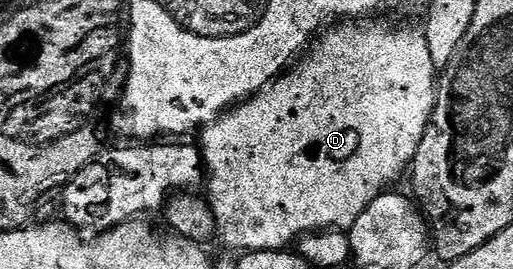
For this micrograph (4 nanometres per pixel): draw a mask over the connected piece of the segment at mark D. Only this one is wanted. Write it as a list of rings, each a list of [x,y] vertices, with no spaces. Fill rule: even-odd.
[[[344,22],[344,23],[341,23],[341,24],[340,24],[340,25],[339,25],[339,26],[336,26],[336,27],[340,27],[340,26],[341,26],[341,28],[336,28],[336,27],[333,27],[333,28],[332,28],[332,29],[331,29],[331,30],[328,30],[328,31],[332,31],[332,30],[333,30],[333,32],[328,32],[328,31],[325,31],[325,32],[324,32],[324,33],[323,33],[323,35],[321,35],[321,36],[320,36],[320,37],[319,37],[319,39],[317,39],[317,40],[316,40],[316,41],[315,41],[315,43],[313,43],[313,44],[312,44],[312,45],[311,45],[311,48],[310,48],[310,51],[309,51],[309,52],[308,52],[308,53],[307,53],[307,55],[305,55],[305,56],[304,56],[304,57],[303,57],[303,59],[301,59],[301,60],[300,60],[300,61],[299,61],[299,63],[297,63],[297,64],[296,64],[296,65],[295,65],[295,66],[293,66],[293,67],[291,67],[291,68],[289,68],[289,69],[287,69],[287,71],[285,71],[285,72],[284,72],[284,73],[283,73],[283,74],[281,74],[281,75],[279,75],[279,76],[277,76],[277,77],[276,77],[276,79],[275,79],[275,80],[273,80],[273,81],[272,81],[272,83],[271,83],[271,84],[269,84],[269,85],[268,85],[268,87],[266,87],[266,88],[264,88],[264,89],[263,89],[263,90],[262,90],[262,91],[260,91],[260,92],[258,92],[258,93],[256,93],[256,95],[254,95],[254,96],[249,96],[249,97],[248,97],[248,99],[247,99],[247,100],[245,100],[245,101],[243,101],[243,102],[241,102],[241,103],[239,103],[239,104],[237,104],[237,105],[236,105],[236,107],[235,107],[235,108],[233,108],[233,109],[231,109],[231,110],[229,110],[229,111],[227,111],[227,112],[225,112],[225,113],[223,113],[223,114],[221,114],[221,115],[220,115],[220,117],[219,117],[219,118],[217,118],[217,119],[216,119],[216,121],[215,121],[215,122],[214,122],[214,123],[212,123],[212,124],[209,124],[209,125],[208,125],[208,127],[207,127],[207,128],[205,128],[205,129],[203,129],[203,131],[201,131],[201,132],[200,132],[200,133],[199,133],[199,136],[200,136],[200,140],[199,140],[199,139],[198,139],[198,147],[199,147],[199,150],[200,150],[200,154],[201,154],[201,156],[203,156],[203,157],[204,157],[204,167],[205,167],[205,169],[206,169],[206,180],[207,180],[207,184],[206,184],[206,188],[209,188],[209,190],[210,190],[210,191],[212,191],[212,196],[211,196],[211,195],[210,195],[210,203],[211,203],[211,206],[212,206],[212,212],[213,212],[213,214],[215,214],[215,216],[216,216],[216,223],[217,223],[217,225],[218,225],[218,228],[219,228],[219,231],[220,231],[220,232],[221,232],[221,233],[223,233],[223,232],[228,232],[228,244],[229,244],[229,246],[230,246],[230,247],[232,247],[232,248],[240,248],[240,247],[241,247],[241,248],[240,248],[240,249],[244,249],[244,250],[259,250],[259,249],[262,249],[262,248],[265,248],[265,249],[266,249],[266,250],[284,250],[284,249],[287,249],[287,248],[288,248],[288,247],[289,247],[289,246],[292,246],[292,245],[295,245],[295,244],[296,244],[296,243],[297,243],[297,241],[299,241],[299,240],[300,240],[300,238],[301,238],[301,237],[302,237],[302,236],[304,236],[304,235],[305,235],[305,234],[307,234],[307,233],[316,233],[316,232],[318,232],[318,231],[321,231],[321,230],[348,230],[348,229],[349,229],[349,228],[350,228],[350,227],[351,227],[351,226],[352,226],[352,224],[353,224],[353,223],[354,223],[354,222],[355,222],[355,220],[356,220],[356,219],[357,219],[357,218],[358,218],[358,216],[359,216],[359,215],[360,215],[360,214],[362,214],[362,212],[363,212],[363,211],[364,211],[364,210],[366,210],[366,208],[367,208],[367,207],[368,207],[368,206],[370,206],[370,204],[371,204],[371,203],[372,203],[372,202],[374,202],[374,200],[375,200],[375,199],[376,199],[376,198],[378,198],[378,196],[379,196],[379,195],[380,195],[380,194],[381,194],[381,193],[382,193],[382,192],[384,192],[384,191],[385,191],[385,189],[387,189],[387,188],[388,188],[388,187],[389,187],[389,186],[392,186],[392,185],[395,185],[395,184],[392,184],[392,183],[394,183],[394,182],[395,182],[395,180],[396,180],[396,179],[398,179],[398,178],[399,178],[399,176],[400,176],[400,175],[402,175],[402,174],[403,174],[403,172],[404,172],[404,175],[405,175],[405,172],[406,172],[406,169],[407,169],[407,168],[408,168],[408,167],[409,167],[409,165],[411,165],[411,162],[412,162],[412,159],[413,159],[413,158],[414,158],[414,154],[415,154],[415,153],[416,153],[416,151],[417,151],[417,150],[418,150],[418,146],[419,146],[419,145],[420,145],[420,143],[421,143],[421,142],[422,142],[422,138],[423,138],[423,137],[424,137],[424,128],[423,128],[423,127],[420,127],[420,126],[424,126],[424,125],[427,125],[427,123],[428,123],[428,121],[429,121],[429,120],[431,120],[431,118],[432,118],[432,108],[433,108],[433,107],[434,107],[434,106],[435,106],[435,104],[436,104],[436,86],[437,86],[437,81],[436,81],[436,80],[435,80],[435,79],[434,79],[434,67],[433,67],[433,65],[432,65],[432,62],[431,62],[431,58],[430,58],[430,57],[429,57],[429,56],[428,56],[428,54],[427,54],[427,51],[426,51],[426,49],[425,49],[425,41],[424,41],[424,38],[423,38],[423,35],[420,35],[420,34],[417,34],[417,33],[416,33],[416,36],[415,36],[415,34],[414,34],[414,33],[412,33],[412,32],[407,32],[407,30],[406,30],[406,29],[404,29],[404,28],[396,28],[396,29],[392,29],[392,28],[391,28],[391,26],[390,26],[390,25],[388,25],[388,24],[364,24],[364,23],[368,23],[368,22]],[[411,112],[413,112],[413,114],[414,114],[414,115],[416,115],[416,120],[417,120],[417,122],[418,122],[418,123],[420,123],[420,126],[418,126],[418,128],[388,128],[388,127],[390,127],[390,126],[391,126],[391,124],[392,124],[392,115],[396,115],[396,116],[408,116],[408,115],[410,115],[410,114],[411,114]]]

